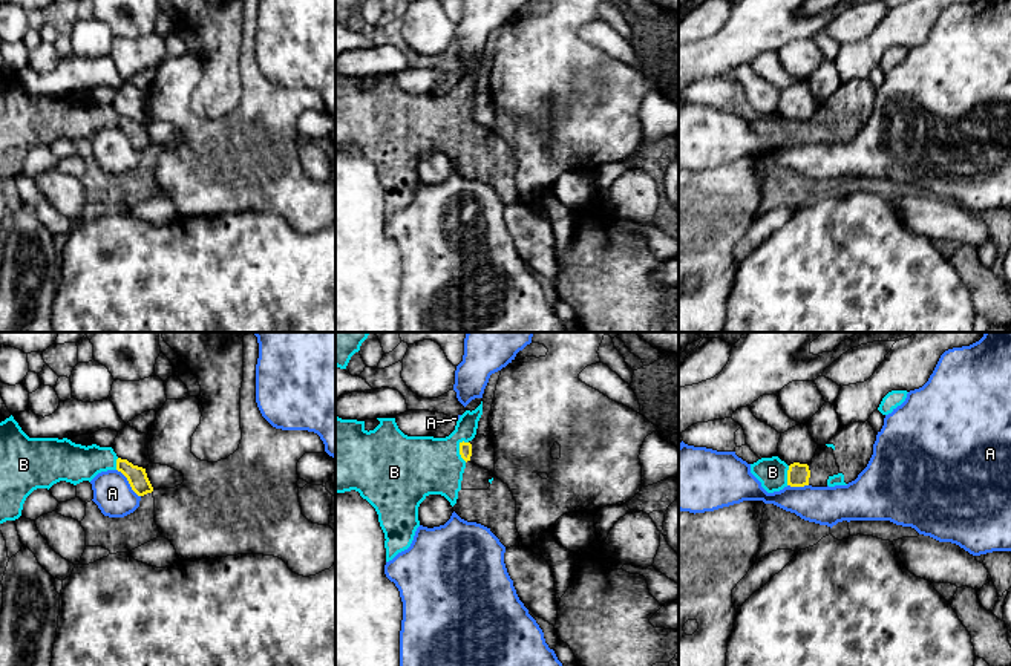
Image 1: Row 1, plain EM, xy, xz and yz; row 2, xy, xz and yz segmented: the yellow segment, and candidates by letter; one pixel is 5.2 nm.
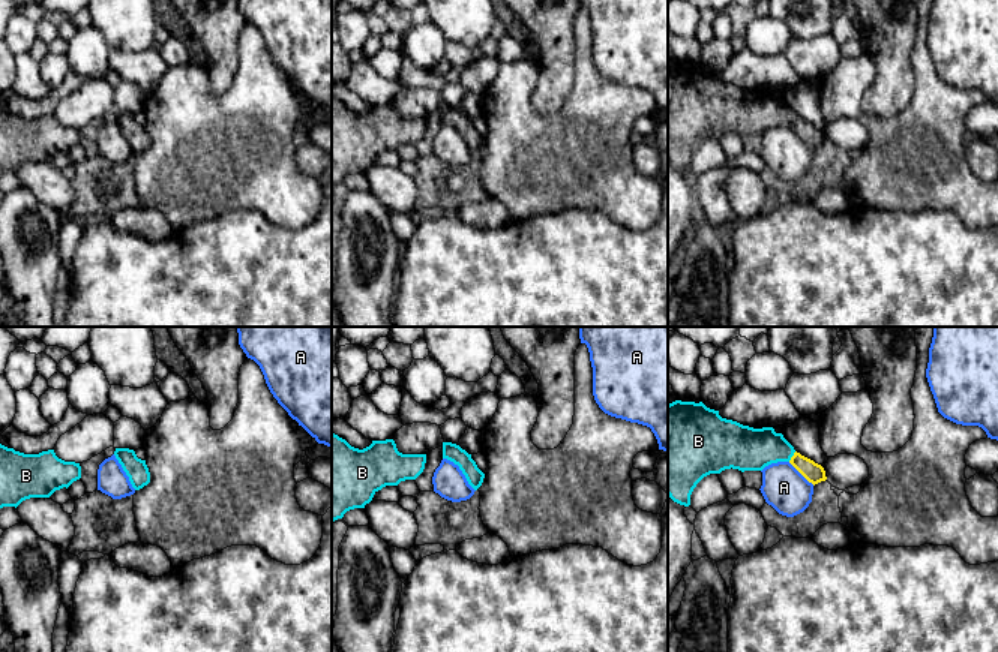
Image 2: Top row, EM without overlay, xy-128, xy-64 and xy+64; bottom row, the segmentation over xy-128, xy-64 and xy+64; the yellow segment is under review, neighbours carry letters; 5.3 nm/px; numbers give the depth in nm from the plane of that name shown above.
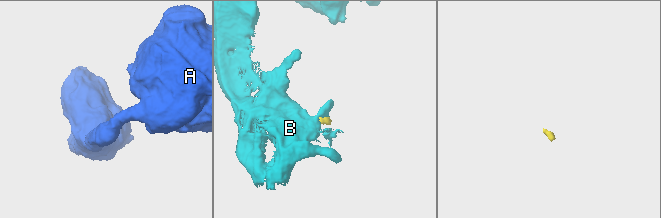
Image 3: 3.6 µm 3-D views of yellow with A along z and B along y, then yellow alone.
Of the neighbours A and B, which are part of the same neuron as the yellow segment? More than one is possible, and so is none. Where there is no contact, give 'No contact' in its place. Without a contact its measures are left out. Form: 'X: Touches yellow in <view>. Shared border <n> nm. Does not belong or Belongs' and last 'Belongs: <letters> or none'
A: Touches yellow in xy. Shared border 200 nm. Does not belong
B: Touches yellow in xz. Shared border 120 nm. Belongs
Belongs: B

